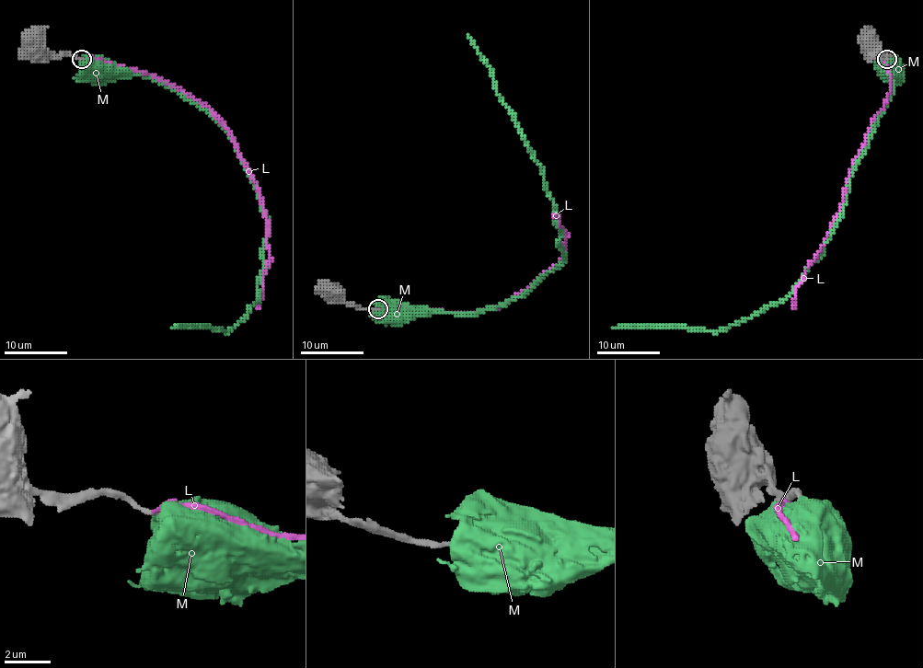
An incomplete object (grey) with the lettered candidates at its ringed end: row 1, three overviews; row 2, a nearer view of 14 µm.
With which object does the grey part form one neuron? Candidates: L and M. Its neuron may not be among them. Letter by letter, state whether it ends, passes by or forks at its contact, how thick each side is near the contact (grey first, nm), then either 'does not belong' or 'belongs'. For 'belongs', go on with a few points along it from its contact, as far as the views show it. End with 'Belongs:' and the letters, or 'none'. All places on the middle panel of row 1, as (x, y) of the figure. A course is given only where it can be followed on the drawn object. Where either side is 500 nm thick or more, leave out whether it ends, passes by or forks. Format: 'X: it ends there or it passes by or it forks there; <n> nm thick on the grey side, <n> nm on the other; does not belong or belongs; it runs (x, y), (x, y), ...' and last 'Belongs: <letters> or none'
L: it ends there; 180 nm thick on the grey side, 280 nm on the other; belongs; it runs (376, 308), (389, 305), (476, 313), (500, 308), (563, 256), (564, 231), (553, 215)
M: 170 nm thick on the grey side, 950 nm on the other; does not belong
Belongs: L

